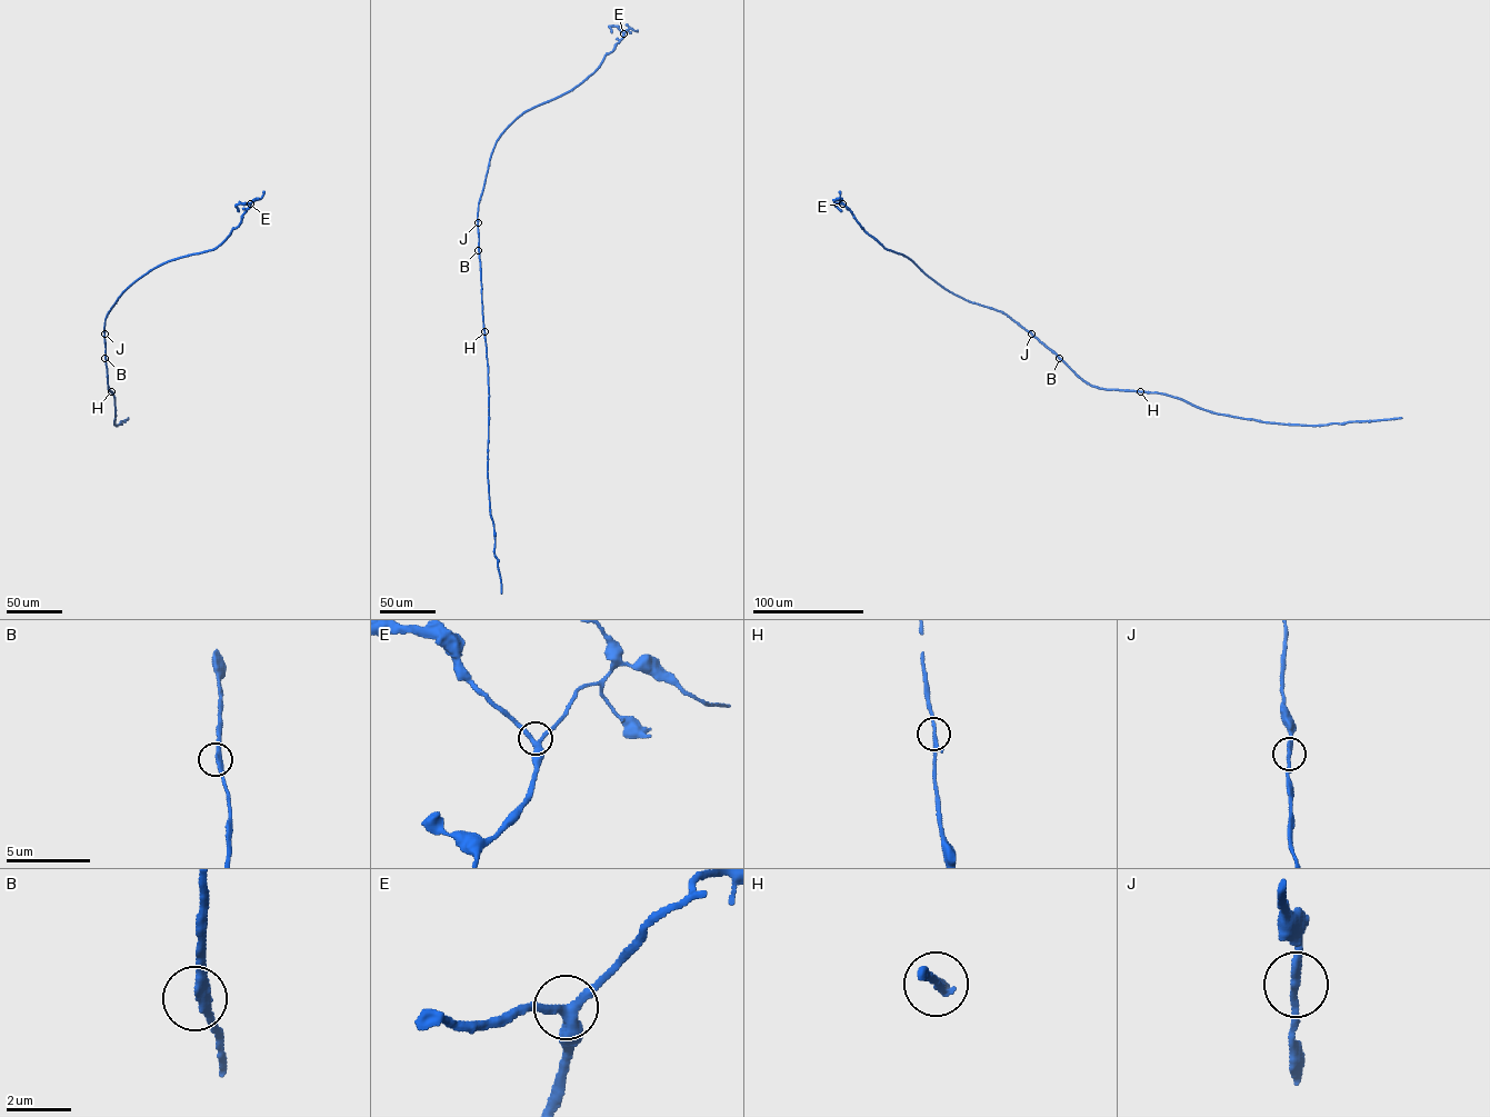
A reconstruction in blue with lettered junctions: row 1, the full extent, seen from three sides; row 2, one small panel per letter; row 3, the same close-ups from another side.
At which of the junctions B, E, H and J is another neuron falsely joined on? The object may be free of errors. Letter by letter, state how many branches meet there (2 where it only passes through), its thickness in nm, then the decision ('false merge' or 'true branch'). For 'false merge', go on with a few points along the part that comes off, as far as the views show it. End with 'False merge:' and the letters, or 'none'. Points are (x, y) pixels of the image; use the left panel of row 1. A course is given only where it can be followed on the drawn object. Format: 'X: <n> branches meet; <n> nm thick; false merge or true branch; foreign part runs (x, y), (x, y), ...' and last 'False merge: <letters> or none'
B: 2 branches meet; 320 nm thick; true branch
E: 3 branches meet; 320 nm thick; true branch
H: 3 branches meet; 170 nm thick; true branch
J: 2 branches meet; 240 nm thick; true branch
False merge: none

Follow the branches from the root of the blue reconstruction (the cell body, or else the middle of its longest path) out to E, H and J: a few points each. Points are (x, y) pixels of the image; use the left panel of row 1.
E: (106, 358), (104, 319), (122, 292), (163, 263), (213, 250), (239, 226), (250, 203)
H: (106, 358), (111, 391)
J: (106, 358), (104, 333)

